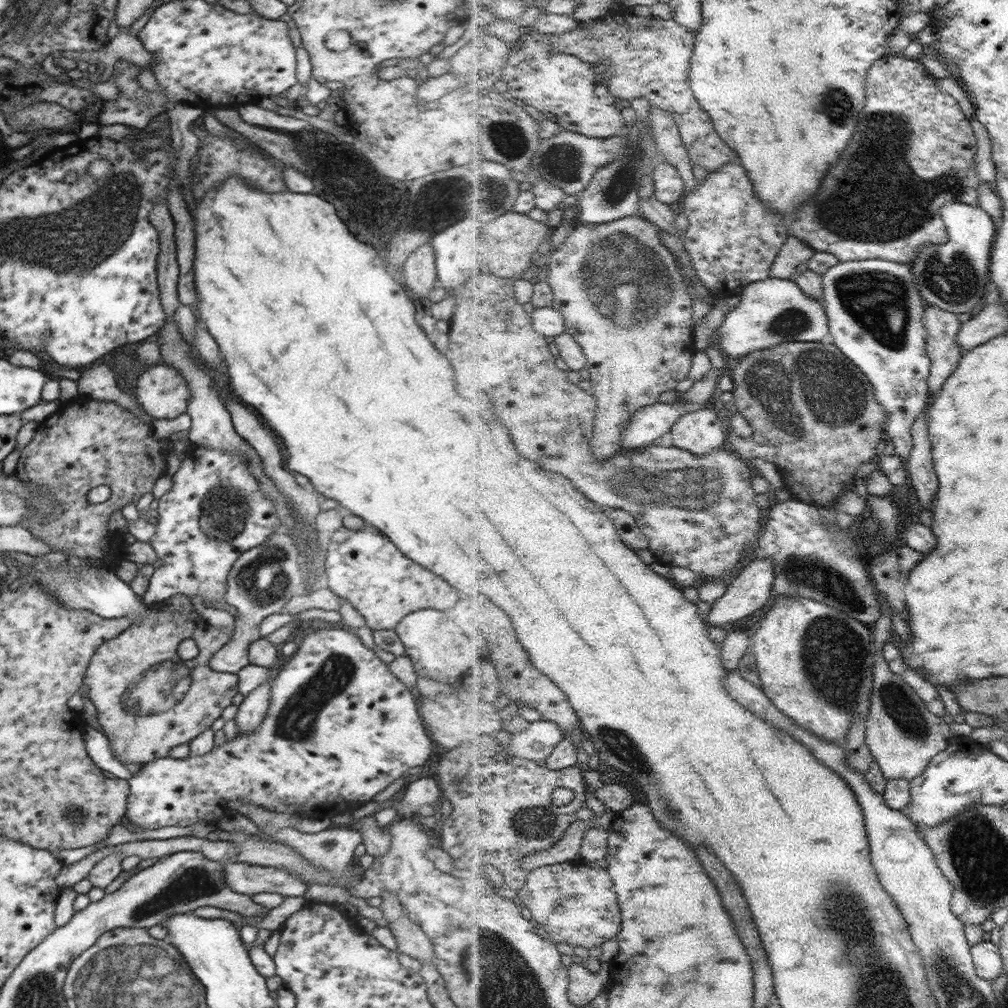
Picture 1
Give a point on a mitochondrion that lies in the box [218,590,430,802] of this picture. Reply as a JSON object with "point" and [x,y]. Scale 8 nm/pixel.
{"point":[295,722]}

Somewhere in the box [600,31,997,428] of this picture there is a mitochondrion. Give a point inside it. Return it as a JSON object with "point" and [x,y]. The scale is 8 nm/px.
{"point":[870,205]}

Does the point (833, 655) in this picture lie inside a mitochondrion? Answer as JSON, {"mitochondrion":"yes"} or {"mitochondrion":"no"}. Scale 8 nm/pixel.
{"mitochondrion":"yes"}

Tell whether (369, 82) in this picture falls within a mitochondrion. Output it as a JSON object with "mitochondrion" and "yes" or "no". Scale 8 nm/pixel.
{"mitochondrion":"no"}

